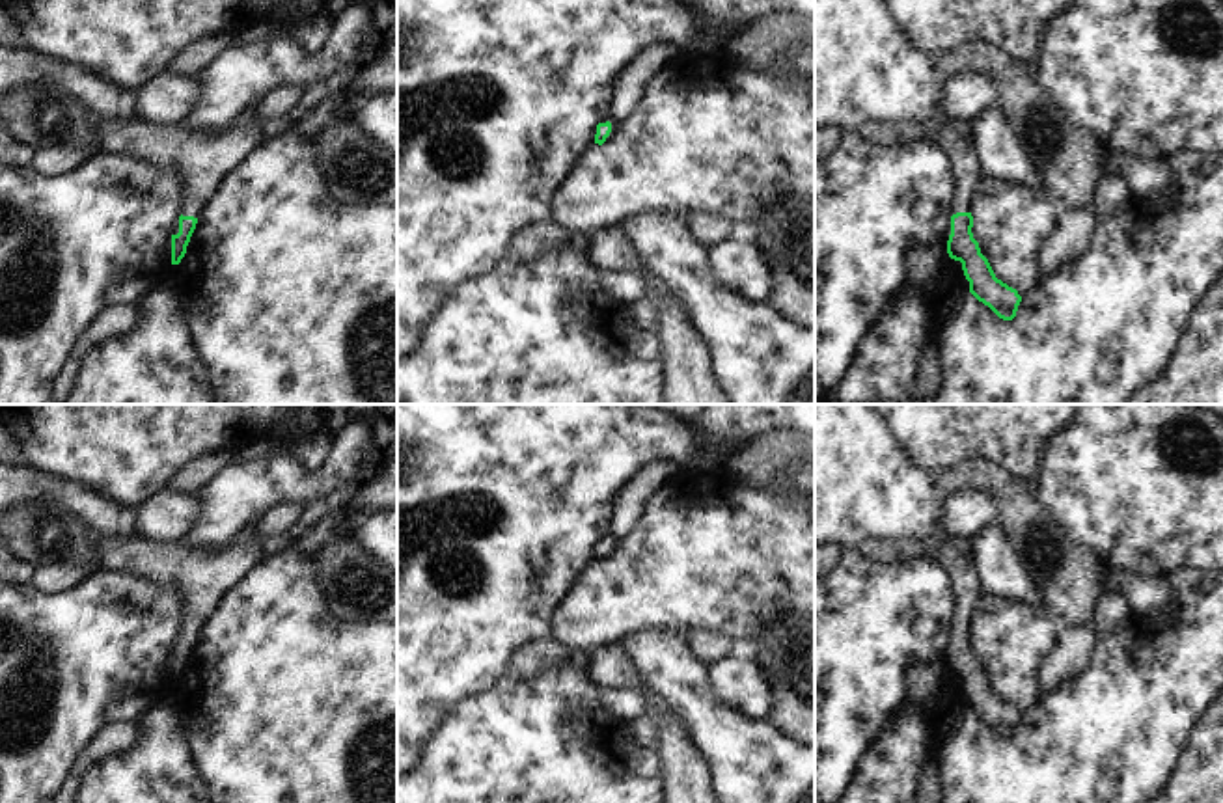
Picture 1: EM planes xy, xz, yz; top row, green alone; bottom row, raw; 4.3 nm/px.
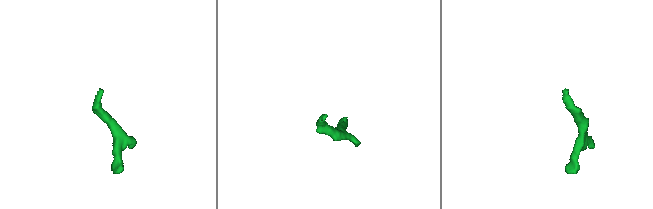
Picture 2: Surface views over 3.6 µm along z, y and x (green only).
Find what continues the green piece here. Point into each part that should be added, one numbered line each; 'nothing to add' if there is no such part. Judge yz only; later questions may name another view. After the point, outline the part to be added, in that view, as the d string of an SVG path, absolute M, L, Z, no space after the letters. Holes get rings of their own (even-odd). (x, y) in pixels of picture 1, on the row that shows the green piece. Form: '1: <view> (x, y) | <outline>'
1: yz (964, 161) | M943 125L930 132L930 140L947 155L951 164L951 177L955 186L951 216L956 212L971 212L973 194L977 184L984 179L981 171L981 157L971 138L964 138L949 125Z

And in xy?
1: xy (200, 161) | M97 117L95 138L99 142L99 151L103 153L144 160L160 170L173 170L183 186L179 216L198 218L218 183L261 143L261 125L255 117L242 129L203 134L201 130L181 130L175 123L157 125L142 119L127 121Z

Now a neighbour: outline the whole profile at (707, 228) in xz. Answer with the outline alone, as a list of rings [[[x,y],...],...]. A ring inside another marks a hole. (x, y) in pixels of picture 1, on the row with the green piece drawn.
[[[690,212],[682,218],[694,238],[705,248],[712,248],[714,244],[738,233],[735,224],[714,212]]]

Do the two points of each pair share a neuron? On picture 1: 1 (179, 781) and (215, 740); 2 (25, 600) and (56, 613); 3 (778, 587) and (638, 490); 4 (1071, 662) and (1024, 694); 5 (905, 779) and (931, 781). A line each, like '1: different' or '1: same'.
1: different
2: same
3: different
4: different
5: different

